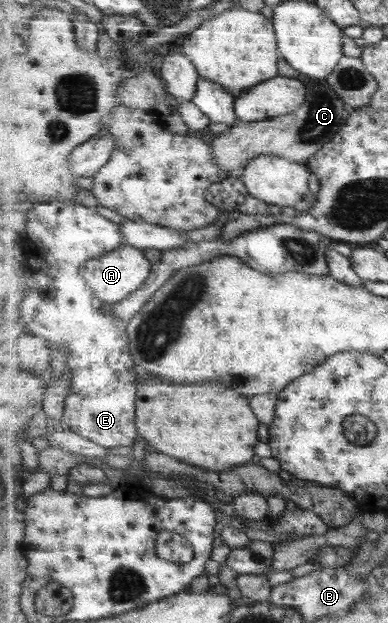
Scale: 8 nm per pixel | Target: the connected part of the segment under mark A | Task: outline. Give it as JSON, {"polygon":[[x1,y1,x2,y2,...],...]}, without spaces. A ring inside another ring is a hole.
{"polygon":[[128,244,88,261,82,267,82,275,94,288,98,298,114,305,140,290,152,275,152,269,154,269,154,264,146,256,146,252]]}

